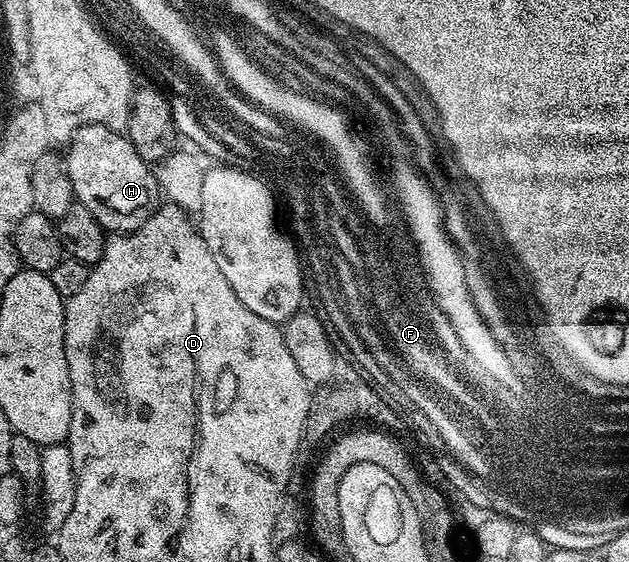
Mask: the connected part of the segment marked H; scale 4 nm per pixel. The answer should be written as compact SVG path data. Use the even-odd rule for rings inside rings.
M86 125L70 138L68 148L70 150L65 150L64 156L68 167L68 177L72 179L74 200L81 208L89 211L100 222L103 229L114 235L134 233L159 208L160 190L151 162L135 156L131 144L120 137L118 130L109 129L106 125Z

